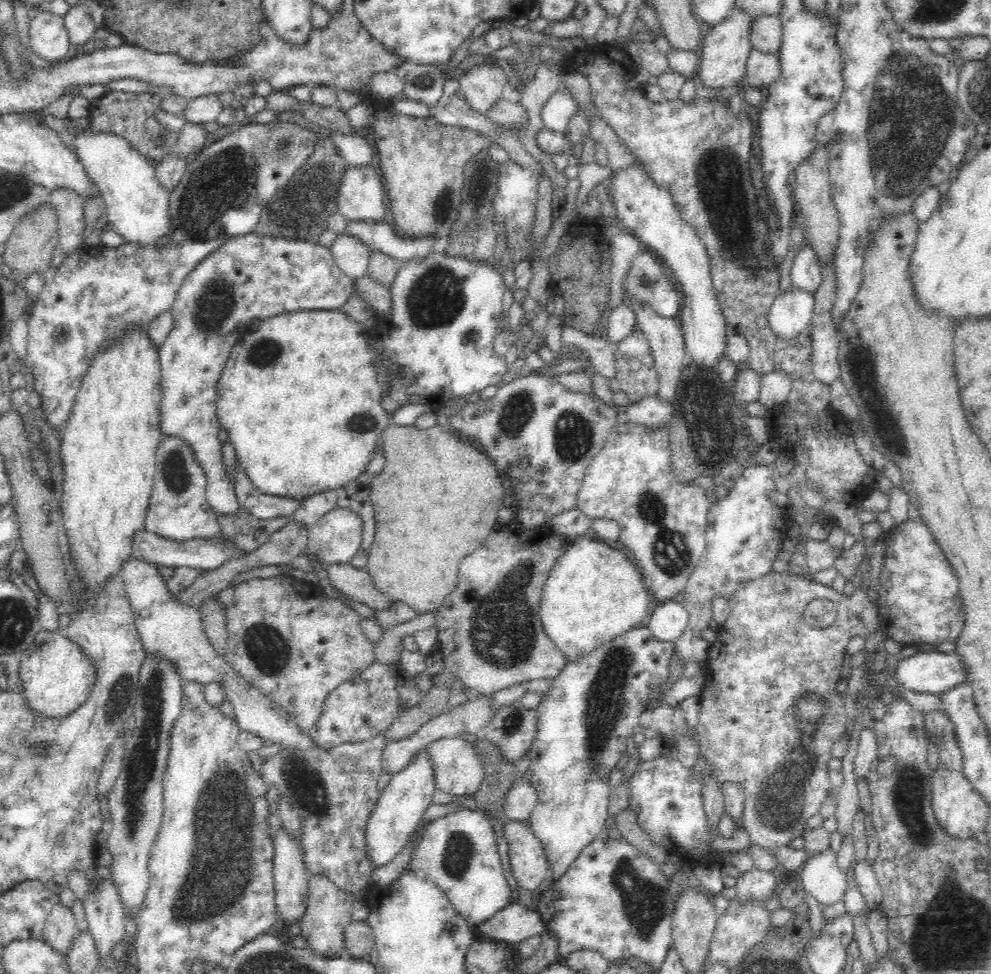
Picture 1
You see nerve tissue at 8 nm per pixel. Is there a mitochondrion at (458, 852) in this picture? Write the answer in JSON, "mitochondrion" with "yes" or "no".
{"mitochondrion":"yes"}

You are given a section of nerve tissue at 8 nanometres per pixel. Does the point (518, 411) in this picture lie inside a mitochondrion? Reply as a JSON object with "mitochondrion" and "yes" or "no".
{"mitochondrion":"yes"}

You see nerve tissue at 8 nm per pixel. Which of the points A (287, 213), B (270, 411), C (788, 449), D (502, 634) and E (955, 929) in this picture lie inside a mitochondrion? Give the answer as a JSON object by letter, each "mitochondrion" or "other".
{"A":"mitochondrion","B":"other","C":"other","D":"mitochondrion","E":"mitochondrion"}

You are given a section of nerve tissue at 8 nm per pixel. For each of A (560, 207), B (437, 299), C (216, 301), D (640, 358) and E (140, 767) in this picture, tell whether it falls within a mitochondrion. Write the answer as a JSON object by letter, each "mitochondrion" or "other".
{"A":"other","B":"mitochondrion","C":"mitochondrion","D":"other","E":"mitochondrion"}

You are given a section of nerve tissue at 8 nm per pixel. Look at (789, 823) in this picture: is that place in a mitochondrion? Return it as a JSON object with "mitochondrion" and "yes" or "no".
{"mitochondrion":"no"}

